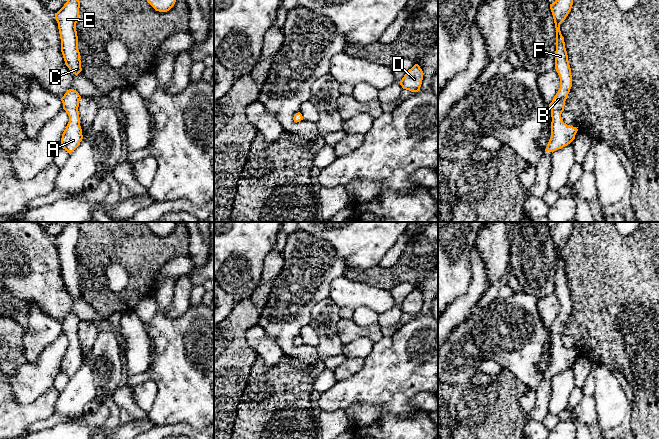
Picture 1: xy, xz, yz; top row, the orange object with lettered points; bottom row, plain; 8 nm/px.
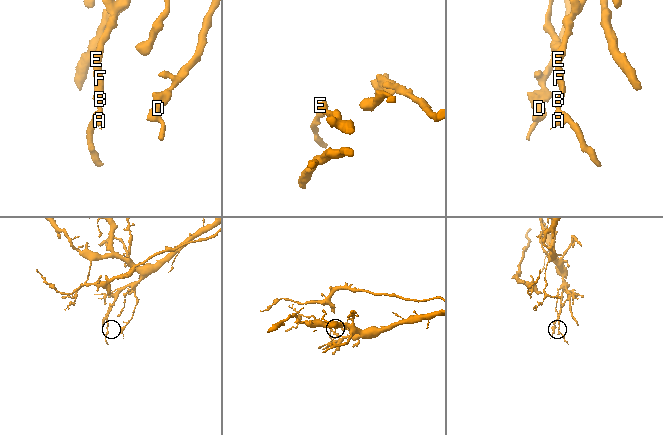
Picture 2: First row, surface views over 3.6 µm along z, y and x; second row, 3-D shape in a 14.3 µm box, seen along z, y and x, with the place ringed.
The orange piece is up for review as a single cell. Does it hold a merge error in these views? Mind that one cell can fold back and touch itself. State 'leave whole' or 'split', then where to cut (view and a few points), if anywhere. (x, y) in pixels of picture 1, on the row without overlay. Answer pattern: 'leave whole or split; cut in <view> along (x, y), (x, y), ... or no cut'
leave whole; no cut

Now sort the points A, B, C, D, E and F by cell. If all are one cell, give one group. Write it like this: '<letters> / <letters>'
A B C D E F

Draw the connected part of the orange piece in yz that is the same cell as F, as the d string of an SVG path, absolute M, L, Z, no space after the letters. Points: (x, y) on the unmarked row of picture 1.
M558 222L550 228L556 252L555 293L560 302L560 312L549 328L551 333L551 361L545 375L554 376L570 368L578 355L576 351L563 346L561 338L565 325L572 311L571 292L565 272L564 261L560 255L560 248L566 243L573 229L573 222Z

